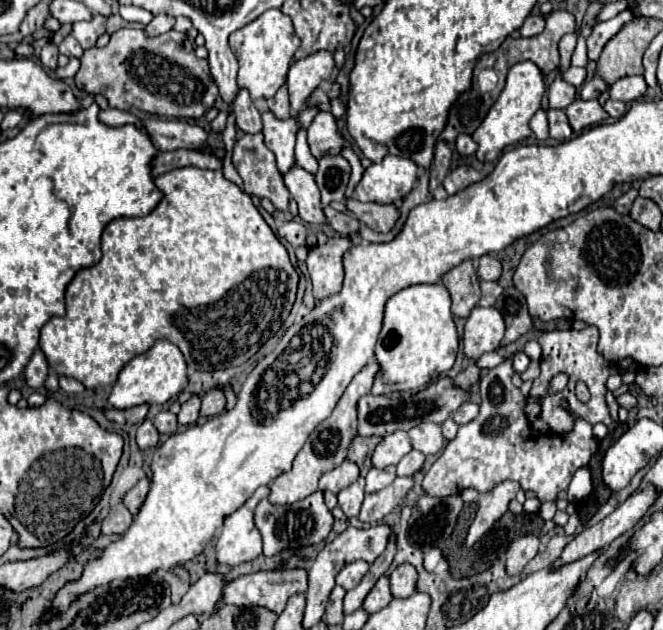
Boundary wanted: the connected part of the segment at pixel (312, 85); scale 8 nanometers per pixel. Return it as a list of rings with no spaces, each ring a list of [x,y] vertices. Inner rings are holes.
[[[319,50],[307,58],[295,60],[287,74],[287,90],[291,98],[291,108],[301,110],[311,92],[325,80],[331,78],[331,72],[335,70],[333,52]]]

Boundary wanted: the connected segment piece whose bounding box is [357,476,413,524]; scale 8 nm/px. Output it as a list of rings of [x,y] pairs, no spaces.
[[[395,478],[395,482],[391,482],[391,486],[373,492],[373,494],[365,494],[365,502],[361,506],[359,512],[359,520],[365,524],[377,524],[381,522],[395,506],[399,506],[405,498],[405,494],[411,490],[413,486],[413,478]]]

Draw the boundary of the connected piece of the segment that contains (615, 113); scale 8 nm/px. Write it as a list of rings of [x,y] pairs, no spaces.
[[[607,100],[605,102],[605,112],[611,116],[611,118],[621,118],[625,112],[627,112],[627,104],[625,102],[615,102],[615,100]]]

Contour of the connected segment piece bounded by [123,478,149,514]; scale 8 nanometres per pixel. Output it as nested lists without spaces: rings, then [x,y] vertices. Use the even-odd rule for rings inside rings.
[[[141,478],[123,498],[123,504],[129,508],[131,514],[137,514],[139,506],[143,504],[143,500],[147,498],[147,492],[149,492],[149,480],[147,478]]]

